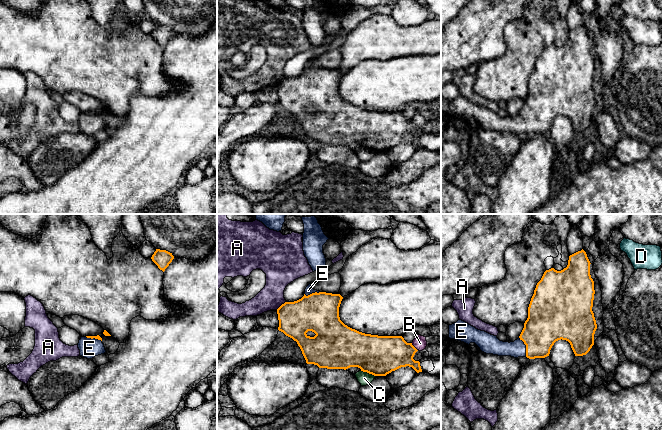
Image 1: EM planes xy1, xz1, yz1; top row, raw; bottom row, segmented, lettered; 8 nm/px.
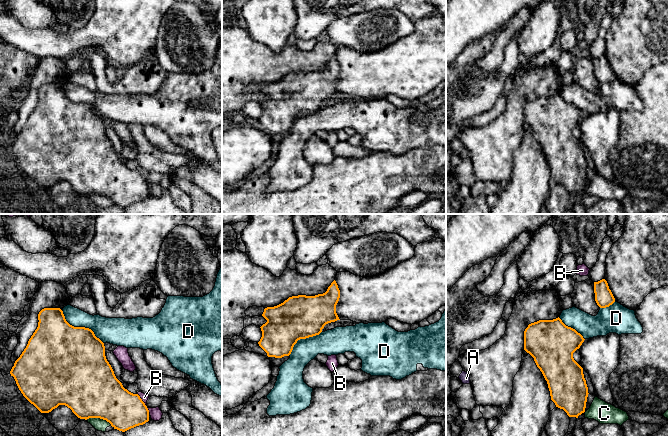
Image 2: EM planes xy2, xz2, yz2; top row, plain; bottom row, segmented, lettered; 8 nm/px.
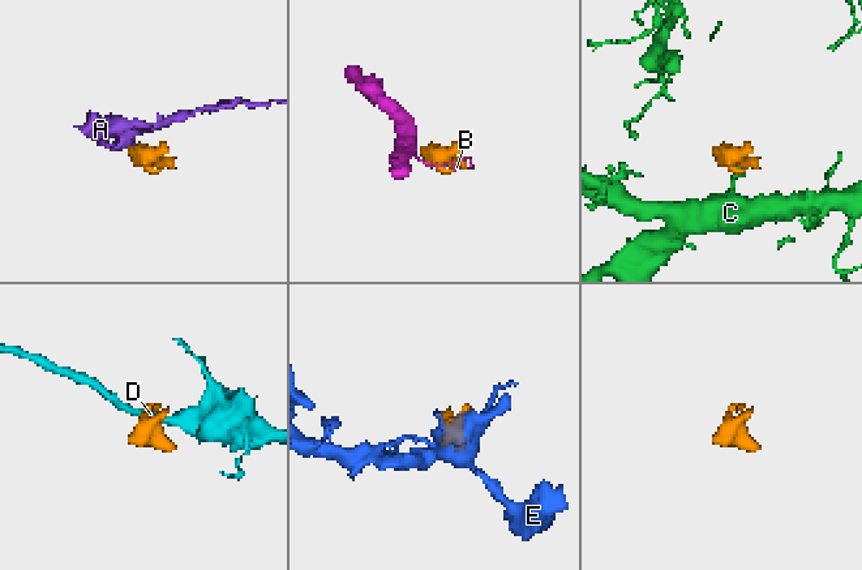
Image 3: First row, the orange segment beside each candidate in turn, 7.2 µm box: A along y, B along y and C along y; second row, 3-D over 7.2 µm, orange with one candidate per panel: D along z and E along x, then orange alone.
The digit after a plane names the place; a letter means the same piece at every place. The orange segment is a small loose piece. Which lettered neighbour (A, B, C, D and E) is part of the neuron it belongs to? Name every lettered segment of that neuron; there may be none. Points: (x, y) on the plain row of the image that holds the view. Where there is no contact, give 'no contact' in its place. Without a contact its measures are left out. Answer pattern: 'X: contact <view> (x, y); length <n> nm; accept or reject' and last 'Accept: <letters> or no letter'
A: contact xz1 (282, 80); length 110 nm; reject
B: contact xy2 (144, 179); length 190 nm; reject
C: contact xy2 (99, 193); length 220 nm; reject
D: contact xy2 (81, 103); length 420 nm; reject
E: contact yz1 (526, 123); length 170 nm; accept
Accept: E

